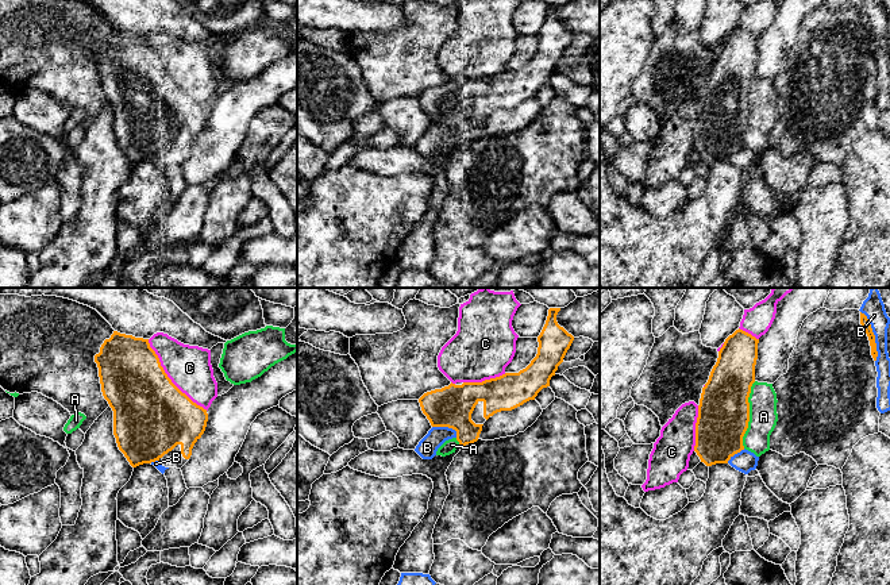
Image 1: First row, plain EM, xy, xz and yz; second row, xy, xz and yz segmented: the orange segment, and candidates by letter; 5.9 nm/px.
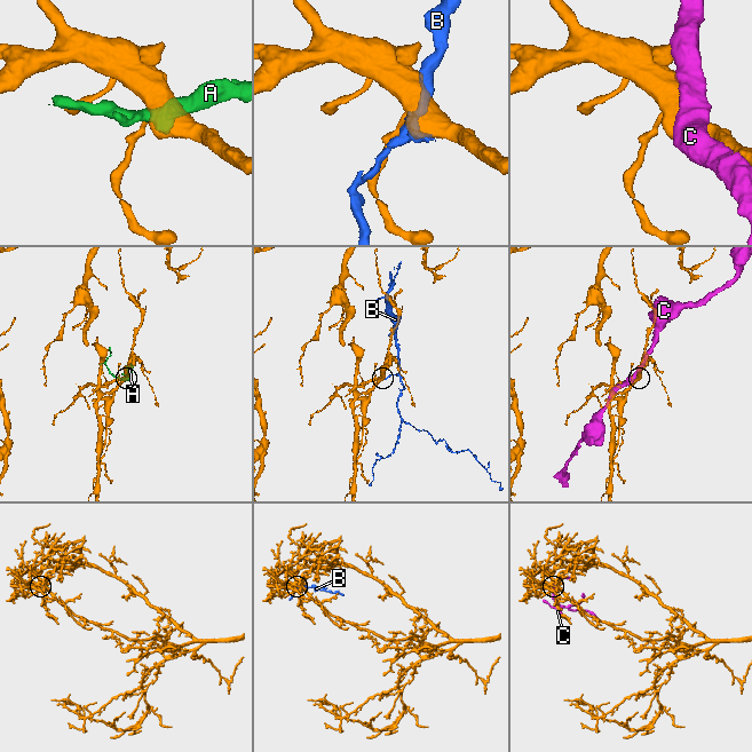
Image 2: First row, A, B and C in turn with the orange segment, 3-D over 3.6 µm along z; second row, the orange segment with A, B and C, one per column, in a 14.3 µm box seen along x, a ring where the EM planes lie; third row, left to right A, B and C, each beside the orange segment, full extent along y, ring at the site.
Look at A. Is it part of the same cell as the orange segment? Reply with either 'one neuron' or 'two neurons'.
two neurons

